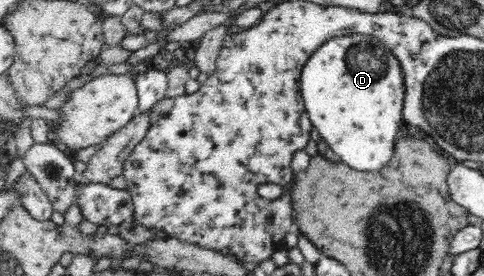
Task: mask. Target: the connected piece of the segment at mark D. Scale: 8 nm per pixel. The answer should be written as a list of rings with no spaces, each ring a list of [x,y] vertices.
[[[362,34],[329,39],[304,64],[299,86],[313,127],[346,165],[378,171],[392,159],[402,125],[405,83],[400,62],[383,41]]]

